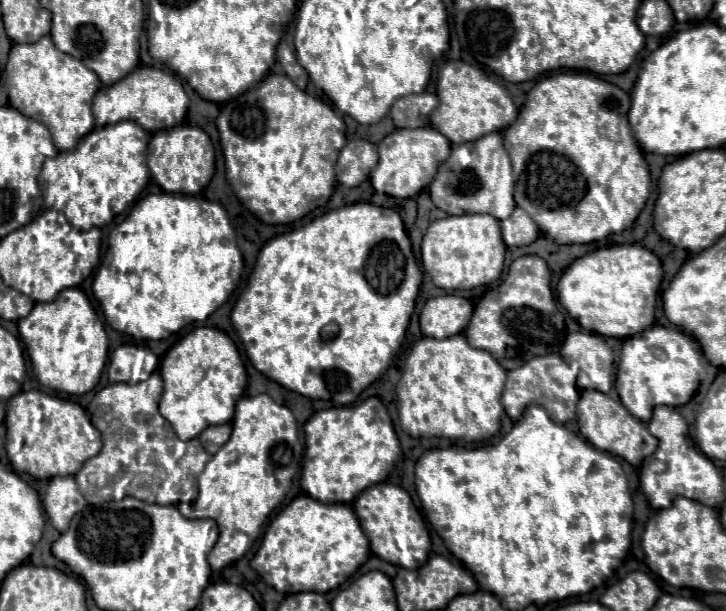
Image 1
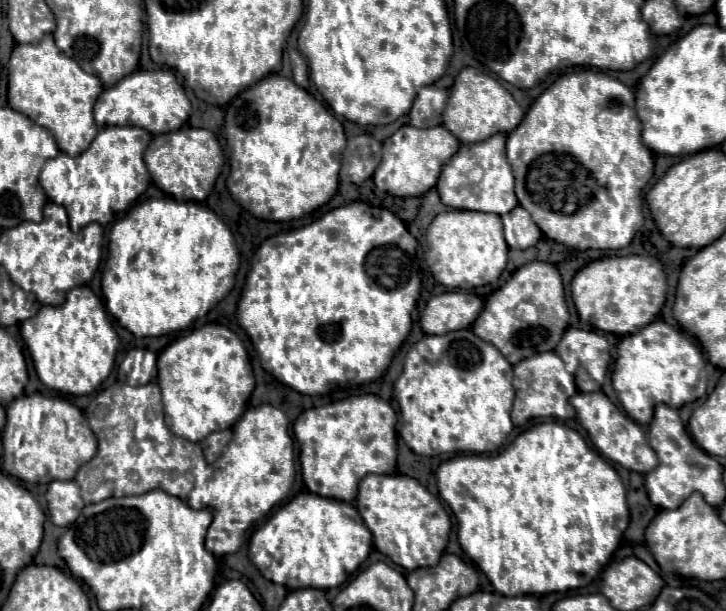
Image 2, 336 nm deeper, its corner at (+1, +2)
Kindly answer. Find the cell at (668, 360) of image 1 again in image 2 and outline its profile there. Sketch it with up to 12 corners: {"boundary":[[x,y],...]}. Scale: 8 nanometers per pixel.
{"boundary":[[655,320],[620,338],[611,380],[625,412],[697,398],[701,350]]}

